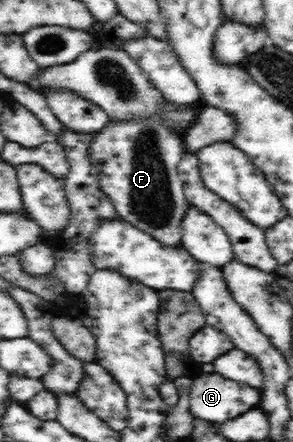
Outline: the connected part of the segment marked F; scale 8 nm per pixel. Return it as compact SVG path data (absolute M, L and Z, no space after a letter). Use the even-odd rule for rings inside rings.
M156 115L154 119L106 124L92 137L89 149L89 157L99 171L101 189L111 199L117 215L165 247L182 246L181 221L189 208L177 170L186 152L183 137L168 130Z

